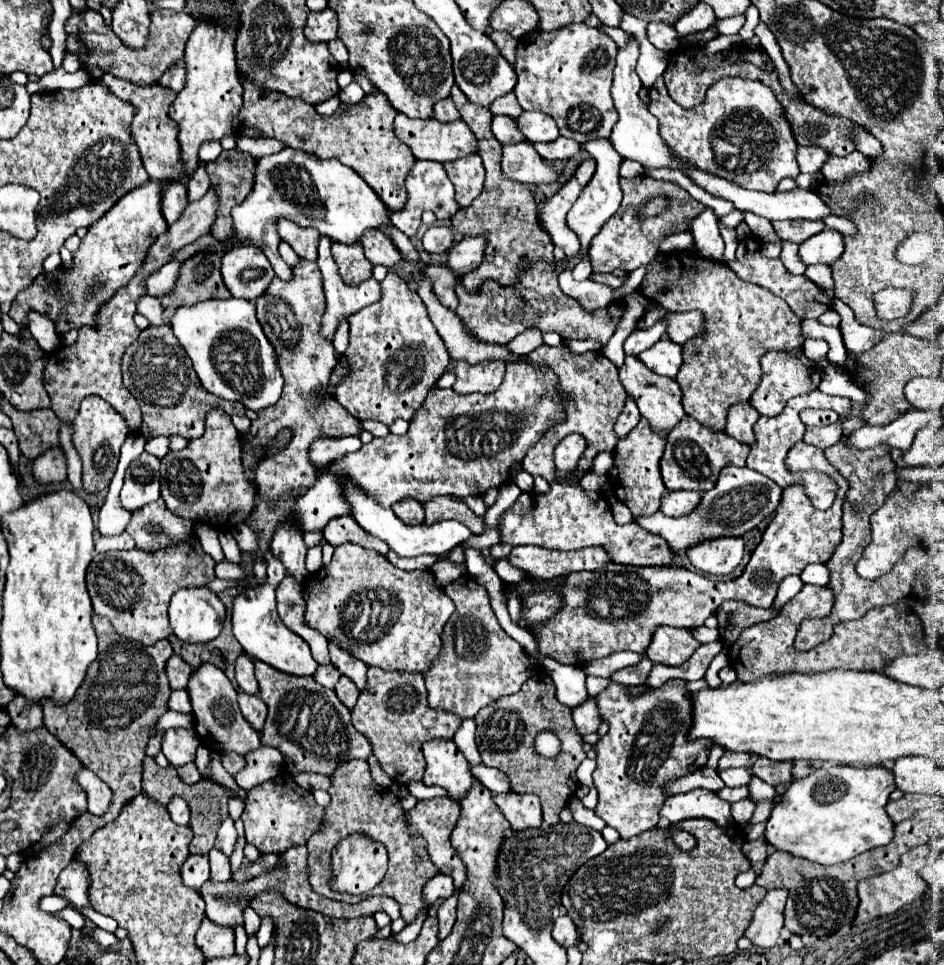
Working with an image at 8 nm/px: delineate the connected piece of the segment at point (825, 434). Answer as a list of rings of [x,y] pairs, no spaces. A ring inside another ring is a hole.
[[[837,421],[837,423],[828,426],[807,426],[803,440],[819,449],[827,449],[827,447],[835,445],[841,437],[843,437],[841,421]]]

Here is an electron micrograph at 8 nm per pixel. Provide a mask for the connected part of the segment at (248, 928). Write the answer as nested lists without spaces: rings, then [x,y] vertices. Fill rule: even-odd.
[[[247,907],[245,909],[245,933],[247,933],[247,937],[255,935],[259,931],[259,925],[261,925],[259,915],[251,907]]]

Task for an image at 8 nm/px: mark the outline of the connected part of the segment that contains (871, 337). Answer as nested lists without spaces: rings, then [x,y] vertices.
[[[839,299],[835,301],[833,309],[841,315],[841,333],[843,333],[843,341],[849,353],[863,353],[869,351],[883,335],[885,331],[877,331],[877,329],[869,329],[865,325],[859,325],[855,321],[855,317],[849,313],[849,307],[845,303],[841,303]]]

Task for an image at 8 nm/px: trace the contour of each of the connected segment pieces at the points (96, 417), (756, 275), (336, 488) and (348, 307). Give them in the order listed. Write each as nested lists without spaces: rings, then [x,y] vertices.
[[[89,395],[83,399],[79,413],[73,421],[73,447],[81,455],[83,461],[83,487],[87,493],[99,493],[109,487],[117,463],[119,463],[119,449],[129,435],[127,425],[119,413],[107,401],[97,395]]]
[[[747,235],[743,241],[739,241],[737,245],[737,253],[735,253],[735,261],[729,261],[727,267],[739,275],[743,281],[749,281],[749,283],[755,283],[759,287],[765,287],[769,289],[773,295],[781,297],[789,307],[791,311],[801,317],[801,319],[817,319],[821,313],[825,313],[825,309],[829,309],[833,305],[833,299],[829,299],[813,281],[809,281],[805,275],[797,277],[797,275],[791,275],[783,261],[781,259],[767,259],[761,249],[759,249],[759,237],[755,235]]]
[[[323,473],[295,503],[295,519],[303,531],[321,531],[333,517],[349,515],[351,505],[341,497],[341,481],[335,473]]]
[[[321,237],[321,241],[319,241],[317,265],[323,273],[323,285],[325,285],[325,297],[327,297],[327,309],[323,313],[321,333],[329,341],[333,341],[339,323],[343,319],[347,319],[349,315],[357,313],[359,309],[379,301],[381,289],[379,289],[379,282],[372,277],[357,287],[347,287],[341,281],[337,265],[331,257],[331,239],[329,237]]]

